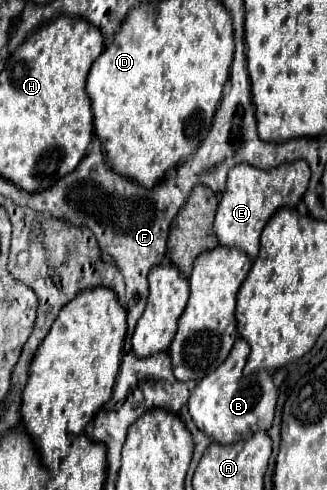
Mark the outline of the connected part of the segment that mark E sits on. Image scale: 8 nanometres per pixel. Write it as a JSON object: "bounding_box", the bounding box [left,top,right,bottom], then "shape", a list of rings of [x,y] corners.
{"bounding_box":[213,159,311,259],"shape":[[[303,159],[291,161],[291,165],[283,163],[267,171],[247,165],[247,163],[239,163],[233,169],[229,169],[227,185],[221,193],[219,209],[217,209],[215,223],[213,223],[213,231],[219,243],[225,247],[239,247],[249,257],[255,259],[259,253],[259,237],[269,217],[277,209],[295,207],[301,201],[303,193],[307,191],[309,179],[311,179],[311,171]]]}

